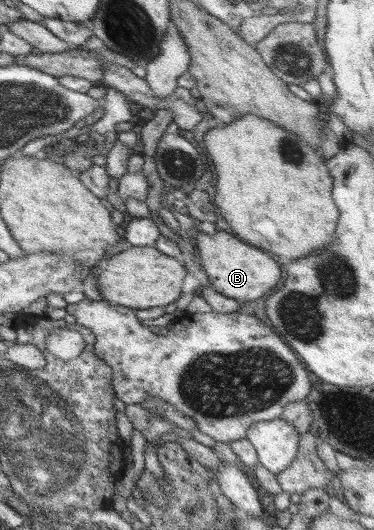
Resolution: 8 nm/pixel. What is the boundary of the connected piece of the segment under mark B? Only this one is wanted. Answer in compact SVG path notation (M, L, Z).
M198 231L193 242L210 285L210 287L201 286L197 294L209 304L210 310L215 313L237 312L241 308L239 307L241 303L255 301L271 293L271 289L275 289L275 285L281 279L281 271L273 258L259 248L243 243L233 234L218 231L213 235L207 235Z

